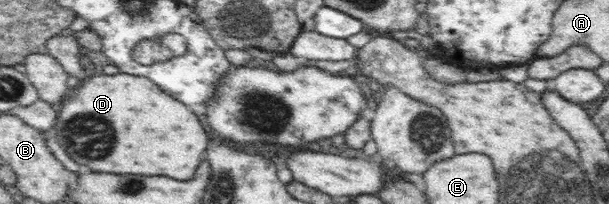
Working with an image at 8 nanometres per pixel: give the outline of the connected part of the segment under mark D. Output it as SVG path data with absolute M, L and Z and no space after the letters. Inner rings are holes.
M92 76L62 102L54 128L64 150L96 172L144 174L188 180L194 176L208 136L182 102L164 94L146 77Z

